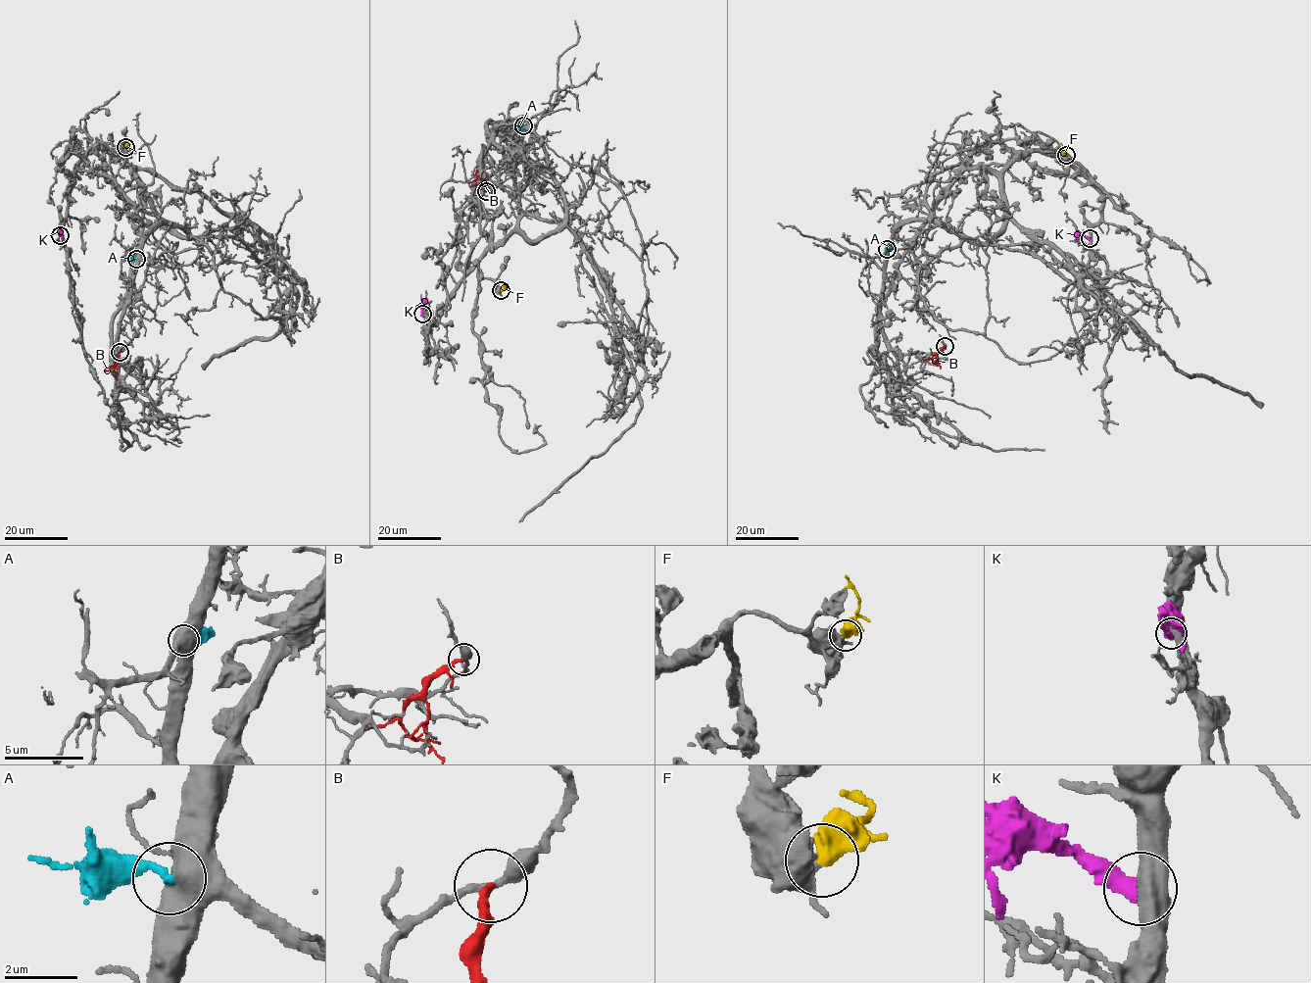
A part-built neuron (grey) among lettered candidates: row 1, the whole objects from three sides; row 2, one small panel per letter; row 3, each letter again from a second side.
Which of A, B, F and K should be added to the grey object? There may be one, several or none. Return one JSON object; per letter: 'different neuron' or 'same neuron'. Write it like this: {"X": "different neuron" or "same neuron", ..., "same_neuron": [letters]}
{"A": "different neuron", "B": "different neuron", "F": "same neuron", "K": "different neuron", "same_neuron": ["F"]}

